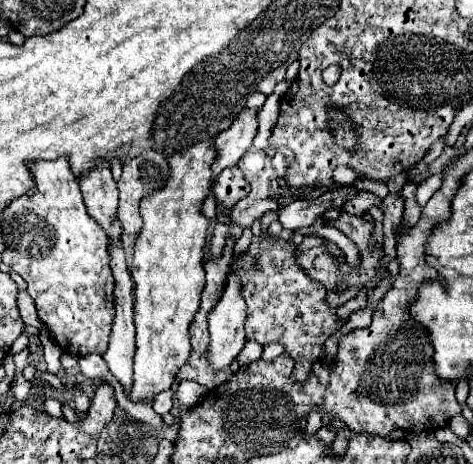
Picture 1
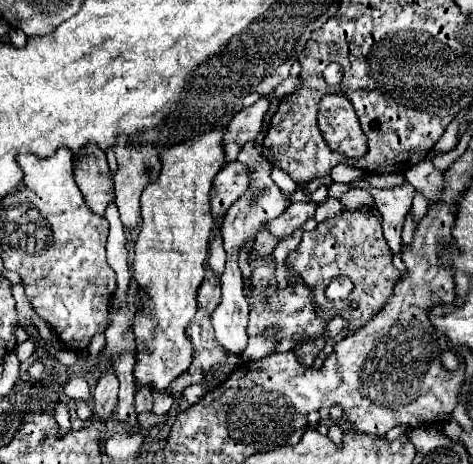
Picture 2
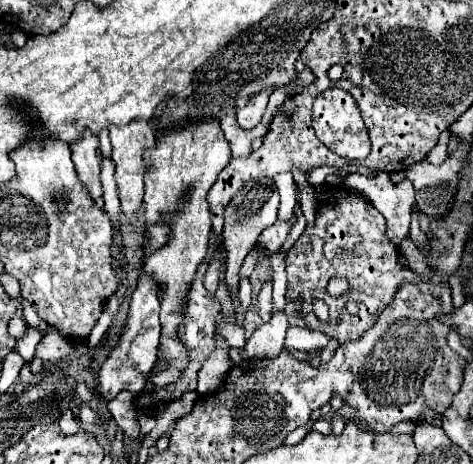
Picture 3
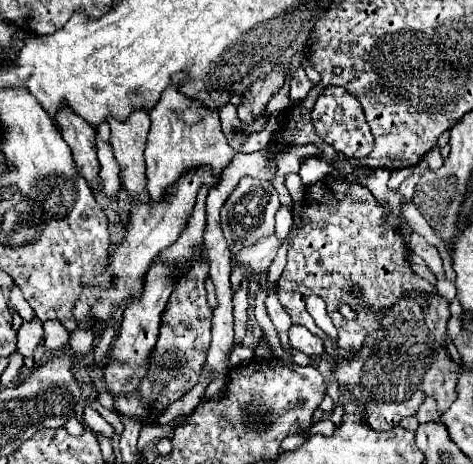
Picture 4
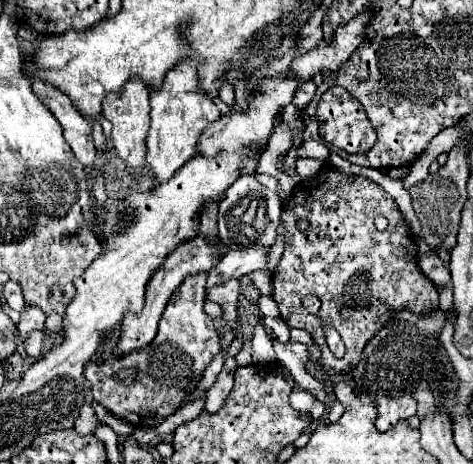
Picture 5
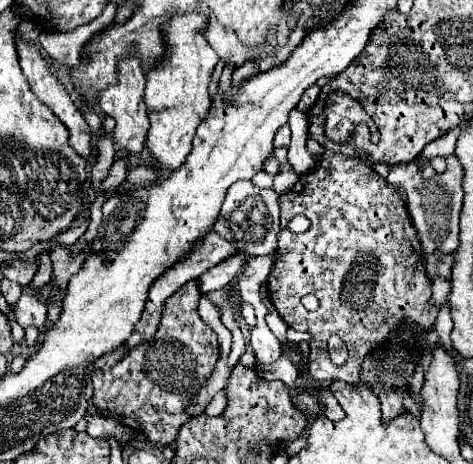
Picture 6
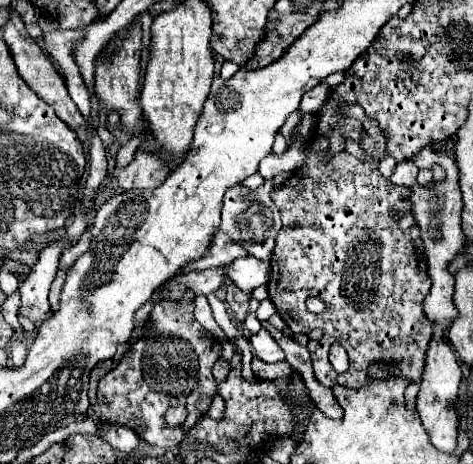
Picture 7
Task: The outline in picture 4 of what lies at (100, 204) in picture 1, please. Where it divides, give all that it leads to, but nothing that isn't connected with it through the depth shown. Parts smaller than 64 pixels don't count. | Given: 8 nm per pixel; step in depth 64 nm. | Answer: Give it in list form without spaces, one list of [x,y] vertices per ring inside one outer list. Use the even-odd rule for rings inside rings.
[[[64,110],[58,114],[58,124],[64,140],[72,148],[72,158],[76,162],[80,176],[84,176],[86,182],[92,188],[96,188],[98,170],[100,170],[98,156],[96,156],[96,130],[80,116],[72,114],[70,110]]]

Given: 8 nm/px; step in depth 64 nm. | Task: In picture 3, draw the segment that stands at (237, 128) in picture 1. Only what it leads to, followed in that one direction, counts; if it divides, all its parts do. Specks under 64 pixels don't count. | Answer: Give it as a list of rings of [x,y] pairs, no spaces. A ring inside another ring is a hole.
[[[272,88],[262,90],[260,94],[252,96],[252,100],[250,100],[244,108],[236,110],[236,122],[238,122],[238,126],[240,126],[240,128],[244,128],[244,130],[252,130],[254,126],[258,126],[258,124],[260,124],[262,114],[264,114],[266,104],[268,104],[270,94],[272,94]]]

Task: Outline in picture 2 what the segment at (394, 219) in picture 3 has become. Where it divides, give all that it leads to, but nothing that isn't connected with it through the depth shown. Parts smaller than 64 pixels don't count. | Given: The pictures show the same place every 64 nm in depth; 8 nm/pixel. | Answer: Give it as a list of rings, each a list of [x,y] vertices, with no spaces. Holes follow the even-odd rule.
[[[356,180],[354,186],[366,188],[374,196],[376,208],[382,214],[382,228],[384,228],[384,238],[388,242],[388,248],[392,250],[392,254],[400,252],[400,248],[402,248],[402,244],[400,244],[402,222],[412,206],[412,198],[416,192],[414,186],[404,182],[402,186],[396,186],[396,188],[374,188],[364,180]]]

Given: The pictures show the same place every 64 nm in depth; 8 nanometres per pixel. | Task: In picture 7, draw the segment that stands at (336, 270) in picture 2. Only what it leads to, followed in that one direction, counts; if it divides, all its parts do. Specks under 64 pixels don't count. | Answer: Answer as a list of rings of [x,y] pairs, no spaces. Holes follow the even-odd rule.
[[[372,120],[372,124],[364,124],[364,130],[368,136],[362,138],[360,148],[374,154],[374,162],[360,162],[348,152],[340,152],[330,156],[330,160],[324,160],[322,154],[328,152],[326,138],[312,138],[306,144],[304,166],[296,170],[284,186],[274,188],[272,192],[272,200],[282,214],[284,228],[276,236],[268,294],[288,328],[310,338],[308,350],[312,354],[316,380],[328,388],[334,384],[348,388],[366,386],[370,382],[366,370],[372,362],[390,362],[396,368],[396,376],[410,378],[418,384],[422,380],[424,356],[432,338],[432,322],[424,316],[424,298],[430,292],[430,276],[420,230],[410,210],[408,188],[390,184],[378,172],[378,162],[386,148],[386,140],[378,124]],[[308,296],[320,298],[326,304],[326,310],[322,314],[308,312],[304,304]],[[332,342],[340,342],[350,356],[350,368],[344,374],[338,374],[328,360],[328,348]]]

